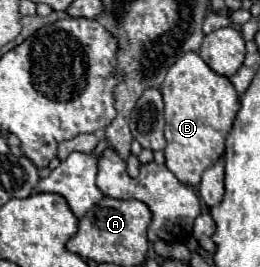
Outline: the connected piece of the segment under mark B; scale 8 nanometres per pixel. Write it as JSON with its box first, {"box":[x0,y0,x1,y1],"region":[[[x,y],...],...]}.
{"box":[161,53,239,185],"region":[[[197,53],[181,55],[161,85],[165,101],[165,165],[167,169],[185,185],[199,185],[201,175],[225,151],[225,137],[233,127],[235,115],[239,111],[239,95],[233,83],[215,73]]]}

